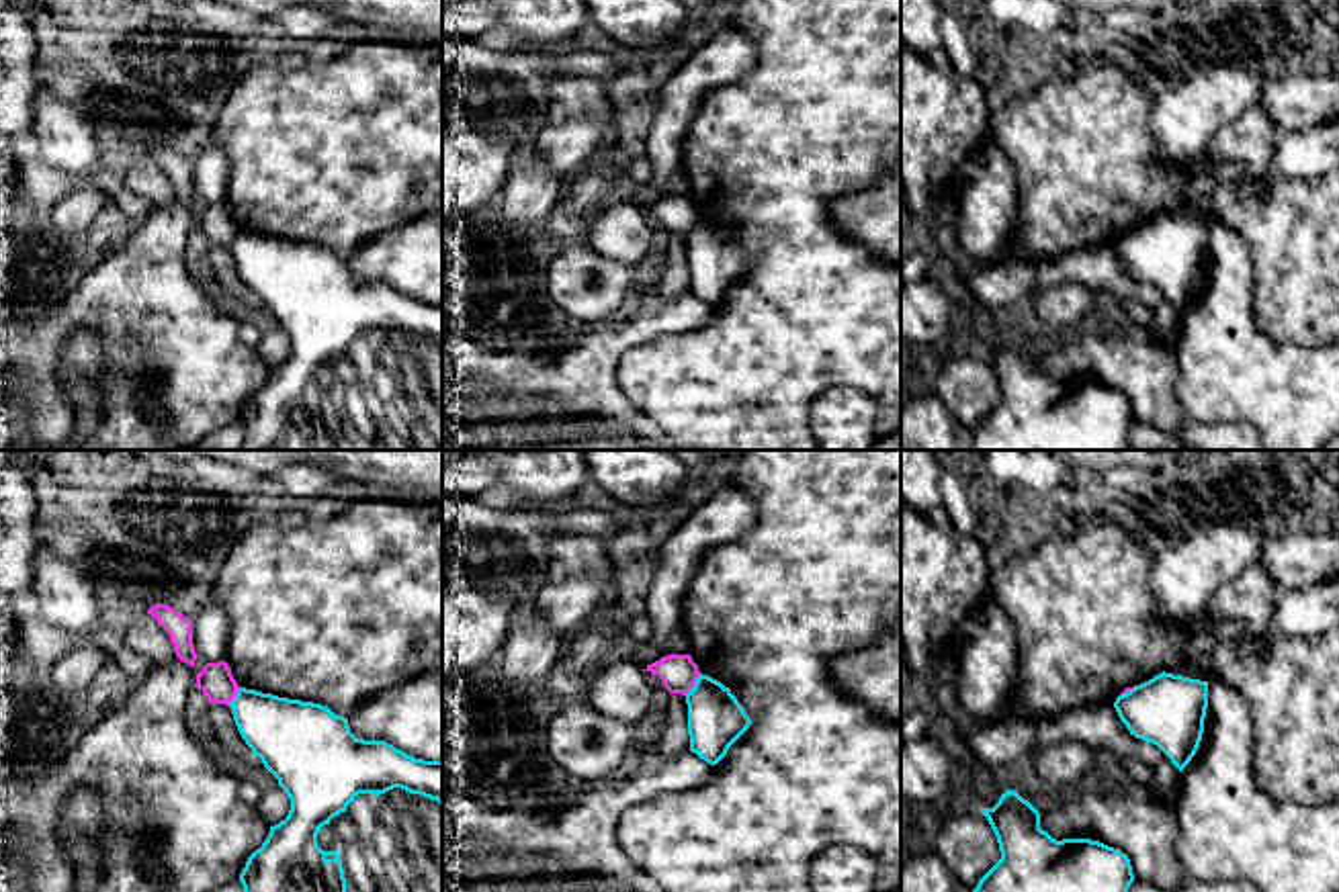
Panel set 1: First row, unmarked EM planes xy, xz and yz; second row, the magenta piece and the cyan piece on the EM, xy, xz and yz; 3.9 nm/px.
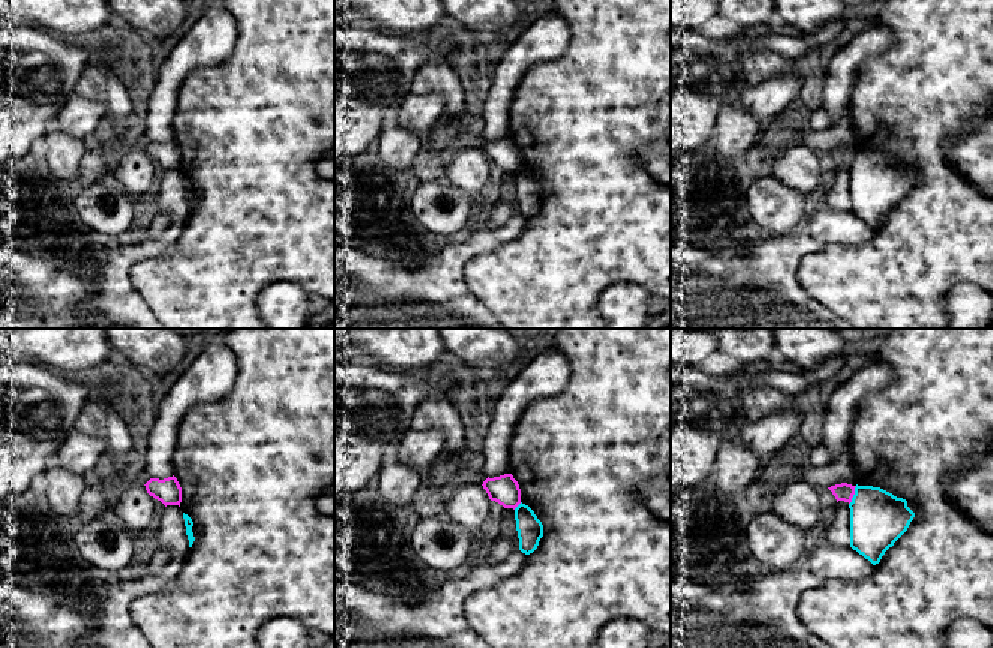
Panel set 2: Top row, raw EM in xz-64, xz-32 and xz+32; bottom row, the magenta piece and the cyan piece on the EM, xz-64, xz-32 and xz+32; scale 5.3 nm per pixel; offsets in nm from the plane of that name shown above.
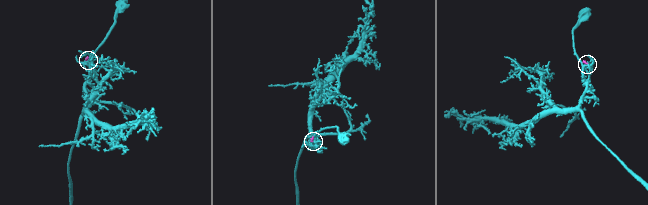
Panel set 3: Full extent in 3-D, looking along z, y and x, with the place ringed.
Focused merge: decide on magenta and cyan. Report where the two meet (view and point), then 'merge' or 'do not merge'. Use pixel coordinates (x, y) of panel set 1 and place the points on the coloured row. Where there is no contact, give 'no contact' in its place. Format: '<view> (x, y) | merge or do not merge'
xz (695, 682) | do not merge

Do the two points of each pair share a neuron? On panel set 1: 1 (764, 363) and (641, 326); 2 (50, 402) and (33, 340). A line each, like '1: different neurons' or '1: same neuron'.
1: different neurons
2: same neuron

